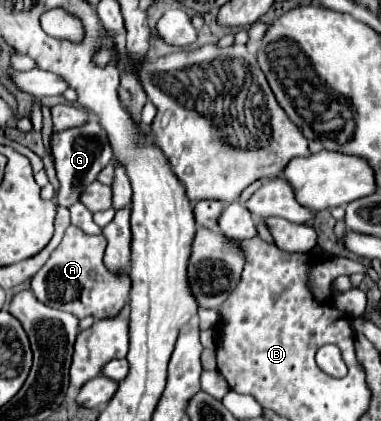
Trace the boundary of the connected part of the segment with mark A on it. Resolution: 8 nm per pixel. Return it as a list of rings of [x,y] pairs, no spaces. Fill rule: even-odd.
[[[71,225],[65,231],[65,237],[59,243],[59,247],[51,253],[47,263],[31,279],[31,289],[35,297],[49,307],[75,315],[77,319],[83,319],[87,315],[95,319],[119,315],[129,301],[131,281],[125,275],[117,277],[105,271],[103,263],[105,247],[107,239],[103,235],[87,235],[79,227]]]

